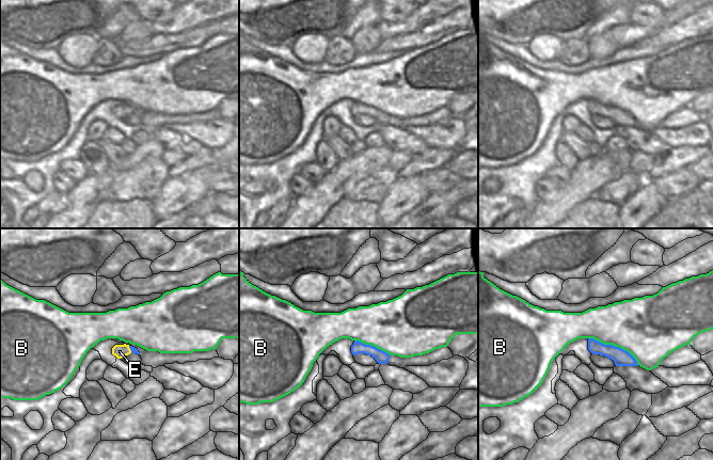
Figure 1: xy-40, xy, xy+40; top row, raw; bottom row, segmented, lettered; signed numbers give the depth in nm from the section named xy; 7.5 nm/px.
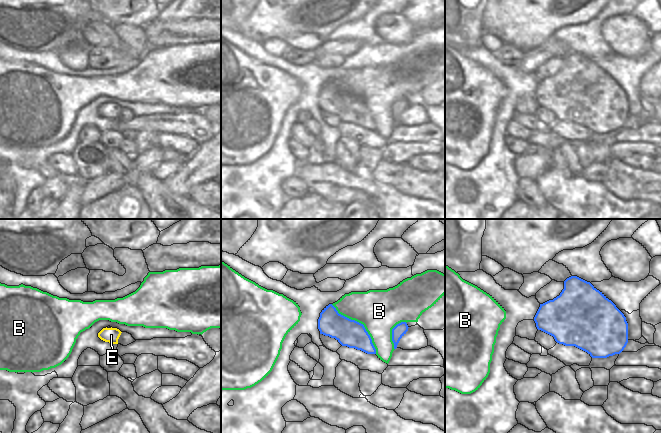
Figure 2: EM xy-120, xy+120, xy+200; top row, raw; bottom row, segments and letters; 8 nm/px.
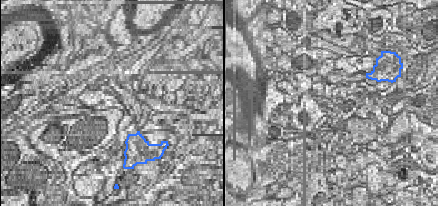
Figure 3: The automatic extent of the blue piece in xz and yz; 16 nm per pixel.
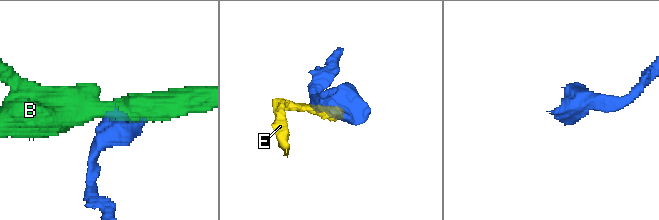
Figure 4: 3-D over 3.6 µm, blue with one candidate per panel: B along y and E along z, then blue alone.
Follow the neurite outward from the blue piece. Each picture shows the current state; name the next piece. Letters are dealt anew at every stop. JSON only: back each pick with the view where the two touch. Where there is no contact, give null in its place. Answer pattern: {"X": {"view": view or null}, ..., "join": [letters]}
{"E": {"view": "xy-40"}, "join": ["E"]}

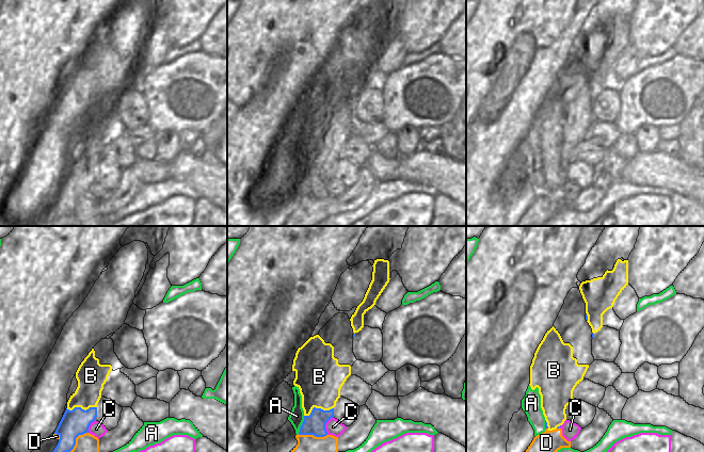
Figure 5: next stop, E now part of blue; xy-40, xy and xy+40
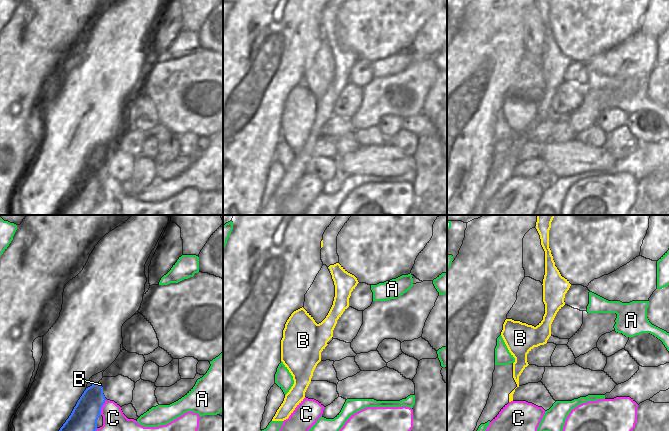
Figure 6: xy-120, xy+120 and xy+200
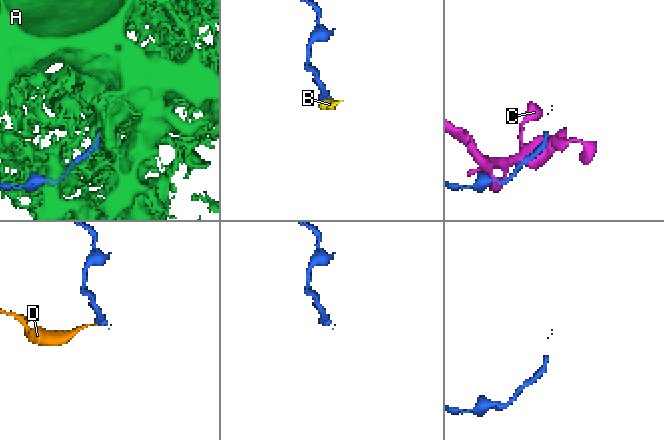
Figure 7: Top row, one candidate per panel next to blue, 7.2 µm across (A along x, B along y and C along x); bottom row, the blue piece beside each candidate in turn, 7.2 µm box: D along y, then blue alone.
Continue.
{"join": []}

